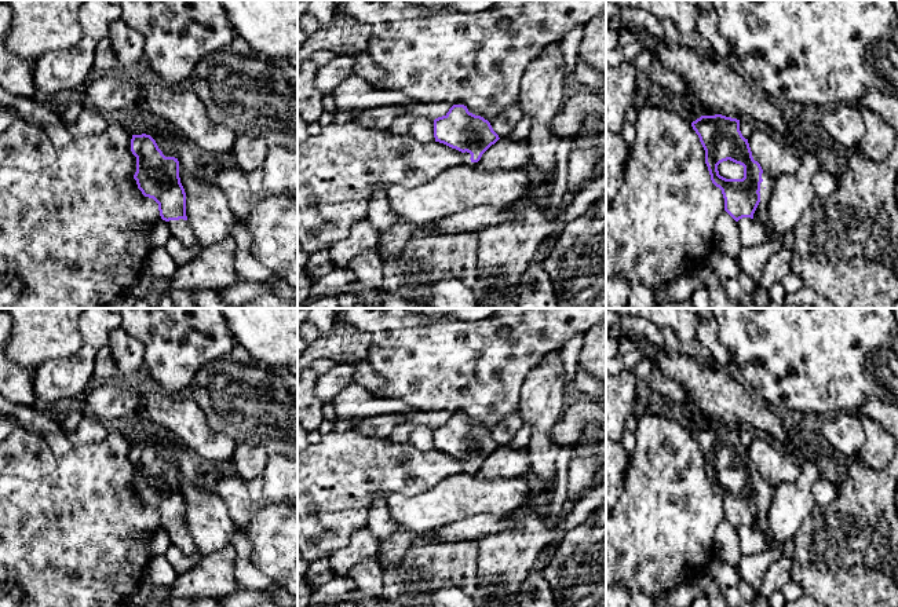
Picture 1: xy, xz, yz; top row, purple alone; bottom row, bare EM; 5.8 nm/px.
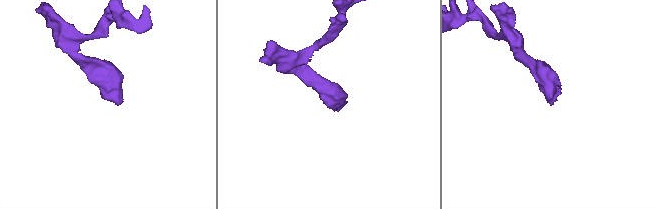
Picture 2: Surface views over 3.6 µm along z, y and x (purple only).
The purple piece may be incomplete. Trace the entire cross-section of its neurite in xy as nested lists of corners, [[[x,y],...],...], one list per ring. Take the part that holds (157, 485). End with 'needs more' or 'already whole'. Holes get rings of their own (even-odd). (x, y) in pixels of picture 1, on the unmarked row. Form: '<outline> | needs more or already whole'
[[[146,442],[132,443],[131,460],[136,465],[134,487],[138,497],[158,512],[160,524],[169,533],[174,545],[186,556],[198,553],[186,524],[186,501],[179,486],[178,467],[165,465]]] | needs more

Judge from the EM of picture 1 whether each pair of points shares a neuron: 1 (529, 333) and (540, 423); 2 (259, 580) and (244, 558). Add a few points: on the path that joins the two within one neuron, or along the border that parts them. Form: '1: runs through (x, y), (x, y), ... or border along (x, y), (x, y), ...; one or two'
1: border along (561, 350), (548, 353), (528, 373), (521, 398); two
2: runs through (254, 574), (244, 563); one

